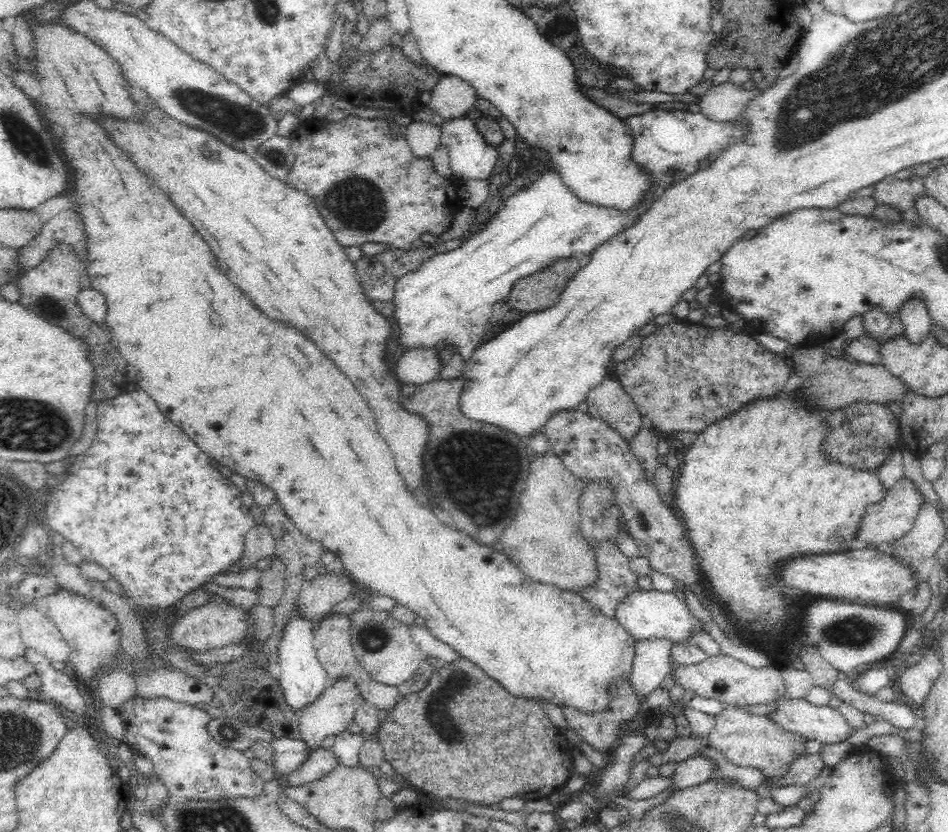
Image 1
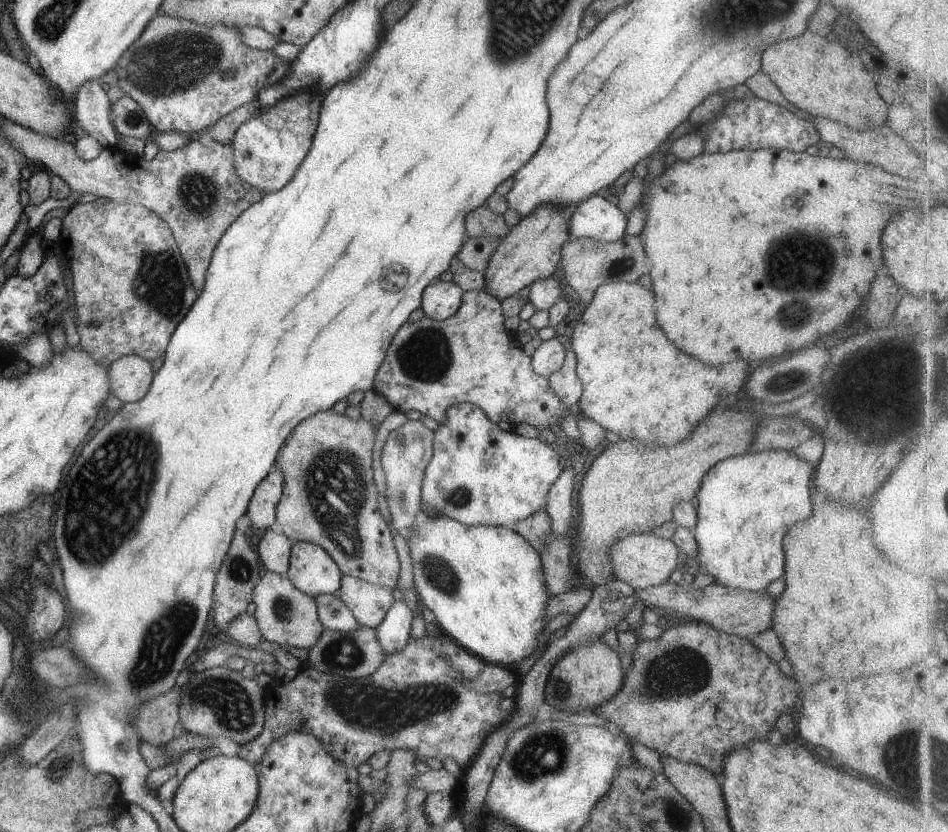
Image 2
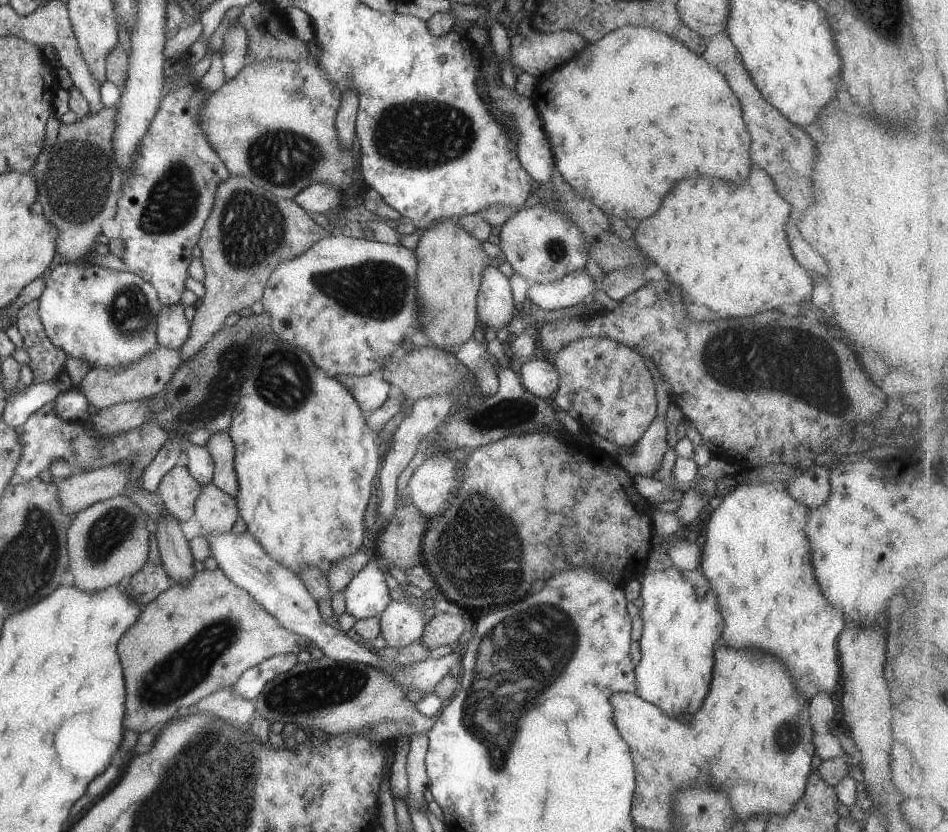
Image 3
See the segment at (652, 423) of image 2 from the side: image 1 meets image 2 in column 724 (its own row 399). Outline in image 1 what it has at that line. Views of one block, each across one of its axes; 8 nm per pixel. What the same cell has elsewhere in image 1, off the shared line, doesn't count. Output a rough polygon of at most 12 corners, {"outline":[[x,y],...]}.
{"outline":[[172,120],[108,138],[266,316],[356,384],[408,490],[428,425],[313,198]]}

